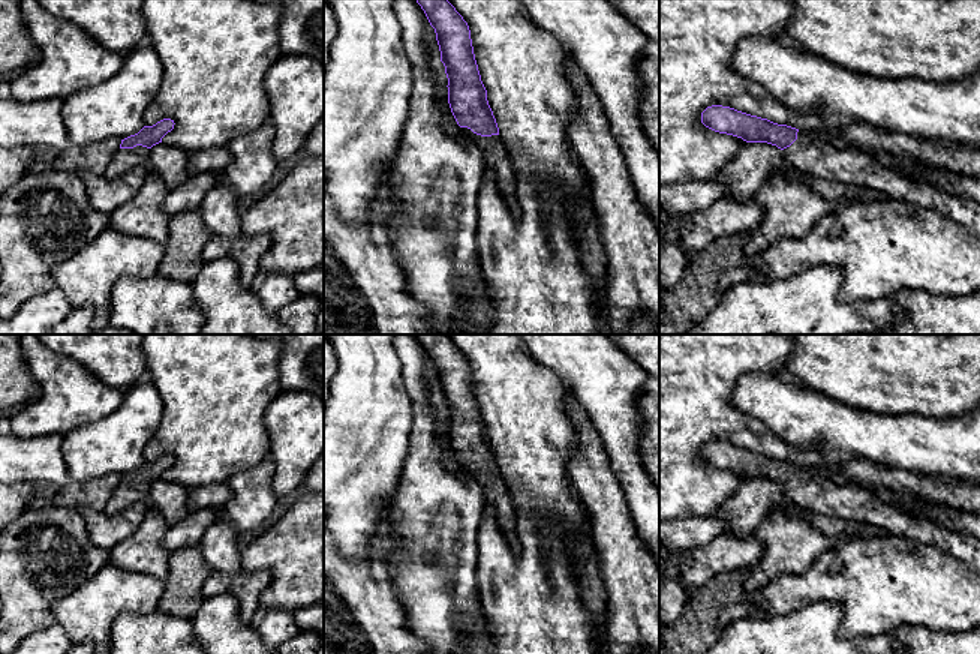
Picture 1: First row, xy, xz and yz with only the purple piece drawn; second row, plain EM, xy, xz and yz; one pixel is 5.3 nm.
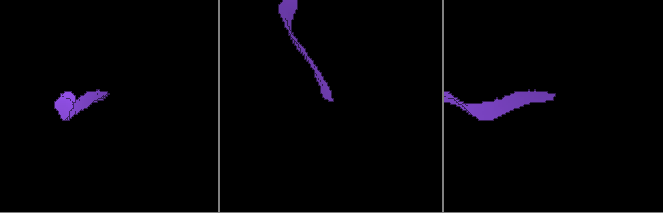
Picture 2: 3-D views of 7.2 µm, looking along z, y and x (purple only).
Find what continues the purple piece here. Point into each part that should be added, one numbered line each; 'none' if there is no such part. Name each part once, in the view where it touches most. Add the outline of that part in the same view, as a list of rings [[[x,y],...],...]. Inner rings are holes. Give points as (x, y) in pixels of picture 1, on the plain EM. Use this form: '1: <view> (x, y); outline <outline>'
1: xz (495, 489); outline [[[463,464],[463,468],[481,484],[484,504],[493,507],[499,530],[509,543],[512,552],[518,555],[518,537],[515,534],[517,508],[500,470],[481,472],[468,464]]]

